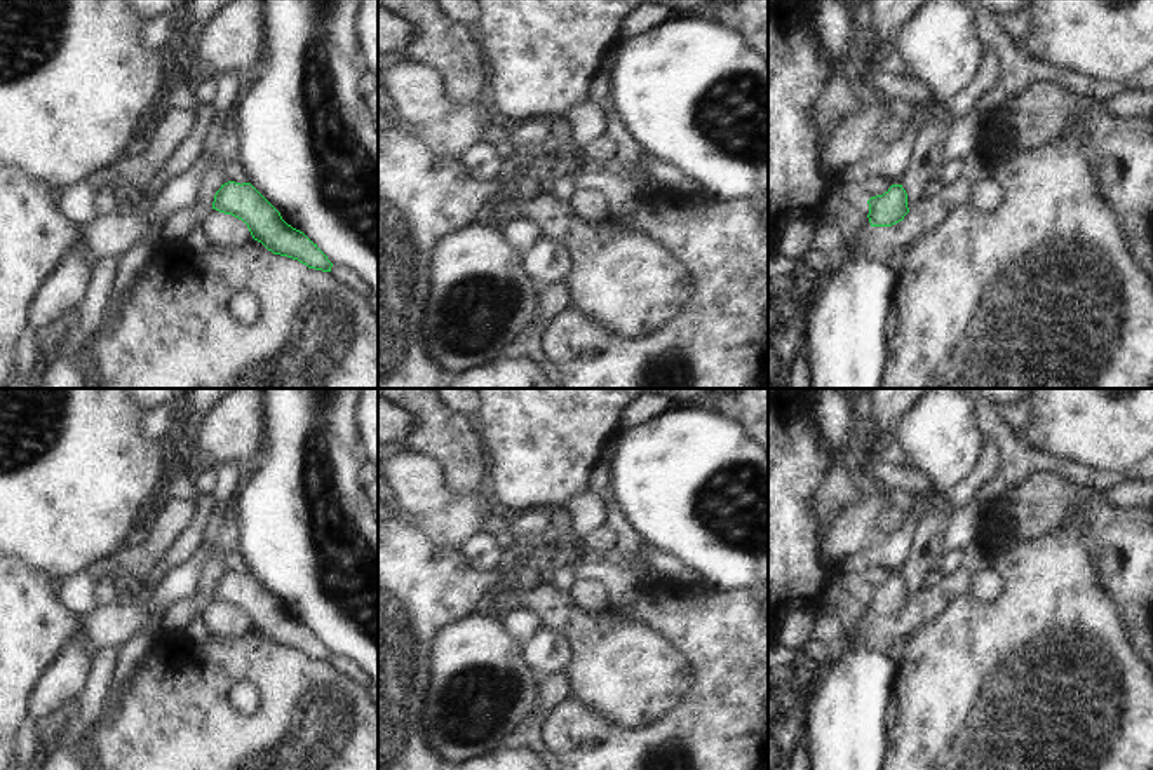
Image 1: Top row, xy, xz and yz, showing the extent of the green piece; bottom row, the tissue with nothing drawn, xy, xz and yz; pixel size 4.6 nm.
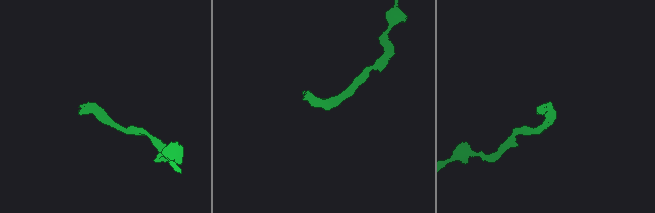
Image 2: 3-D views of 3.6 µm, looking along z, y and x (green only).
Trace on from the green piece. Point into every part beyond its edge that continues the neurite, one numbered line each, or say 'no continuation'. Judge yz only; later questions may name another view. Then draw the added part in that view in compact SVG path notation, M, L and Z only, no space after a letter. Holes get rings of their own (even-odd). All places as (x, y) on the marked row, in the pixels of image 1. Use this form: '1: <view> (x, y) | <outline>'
no continuation

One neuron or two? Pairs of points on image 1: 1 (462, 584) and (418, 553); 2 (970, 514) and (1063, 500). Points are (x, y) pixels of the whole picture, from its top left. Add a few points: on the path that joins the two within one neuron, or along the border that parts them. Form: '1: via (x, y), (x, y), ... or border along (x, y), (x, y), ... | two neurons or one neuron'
1: via (451, 584), (429, 563) | one neuron
2: border along (988, 504), (988, 518), (974, 540) | two neurons

